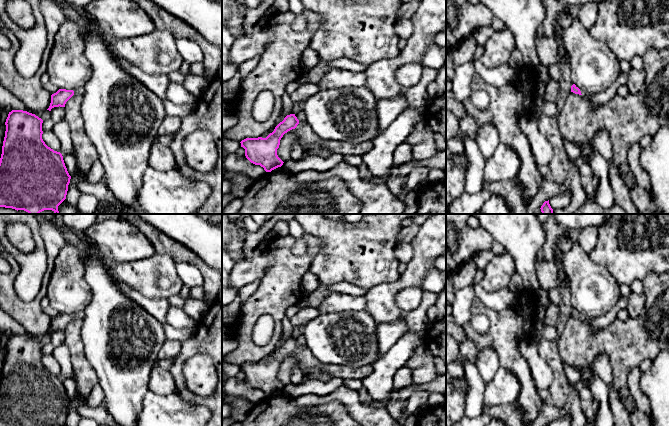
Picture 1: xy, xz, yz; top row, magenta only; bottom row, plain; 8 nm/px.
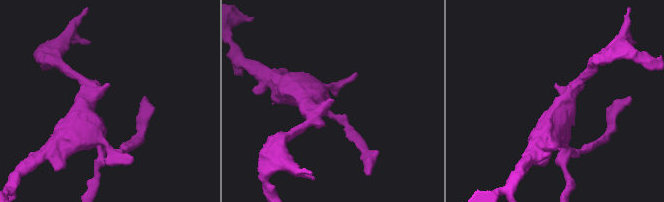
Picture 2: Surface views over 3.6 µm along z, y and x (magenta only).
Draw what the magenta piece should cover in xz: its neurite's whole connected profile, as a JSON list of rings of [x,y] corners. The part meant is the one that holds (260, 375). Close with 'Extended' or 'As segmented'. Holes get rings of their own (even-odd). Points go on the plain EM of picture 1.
[[[295,338],[287,339],[266,362],[246,362],[242,364],[241,371],[245,373],[246,382],[255,389],[260,389],[266,396],[281,391],[283,385],[277,379],[280,364],[285,357],[296,353],[303,373],[314,369],[327,372],[332,378],[360,379],[368,377],[374,371],[374,365],[353,368],[346,365],[332,365],[320,363],[306,346],[299,346]]]. Extended

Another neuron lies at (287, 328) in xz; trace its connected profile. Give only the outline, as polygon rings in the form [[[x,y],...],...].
[[[285,316],[282,319],[281,323],[282,323],[282,334],[284,335],[285,339],[287,340],[292,338],[294,327],[290,322],[290,317]]]

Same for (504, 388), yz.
[[[501,367],[494,378],[484,386],[483,404],[486,407],[515,402],[521,390],[517,377]]]

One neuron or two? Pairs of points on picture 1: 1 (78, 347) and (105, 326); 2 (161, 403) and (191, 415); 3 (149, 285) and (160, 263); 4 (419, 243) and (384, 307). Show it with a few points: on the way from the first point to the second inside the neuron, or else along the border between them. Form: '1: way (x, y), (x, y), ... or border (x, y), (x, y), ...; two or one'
1: border (82, 320), (81, 341), (84, 355), (91, 365); two
2: way (168, 410), (173, 415), (184, 415); one
3: way (153, 280), (160, 268); one
4: way (419, 259), (419, 264), (392, 291); one

